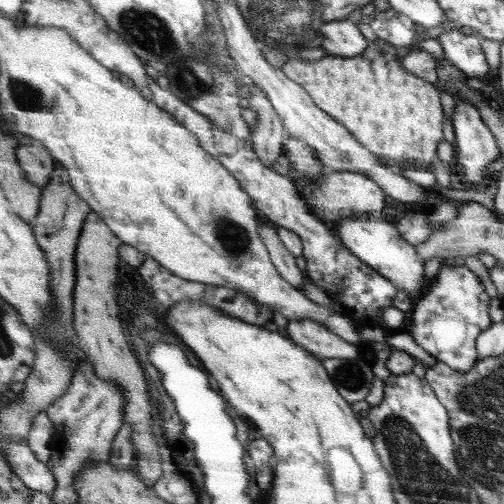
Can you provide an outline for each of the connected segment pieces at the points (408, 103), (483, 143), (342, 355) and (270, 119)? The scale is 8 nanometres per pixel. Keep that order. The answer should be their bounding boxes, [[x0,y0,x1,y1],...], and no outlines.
[[281,38,444,171],[452,97,500,185],[284,318,362,359],[244,84,286,169]]

